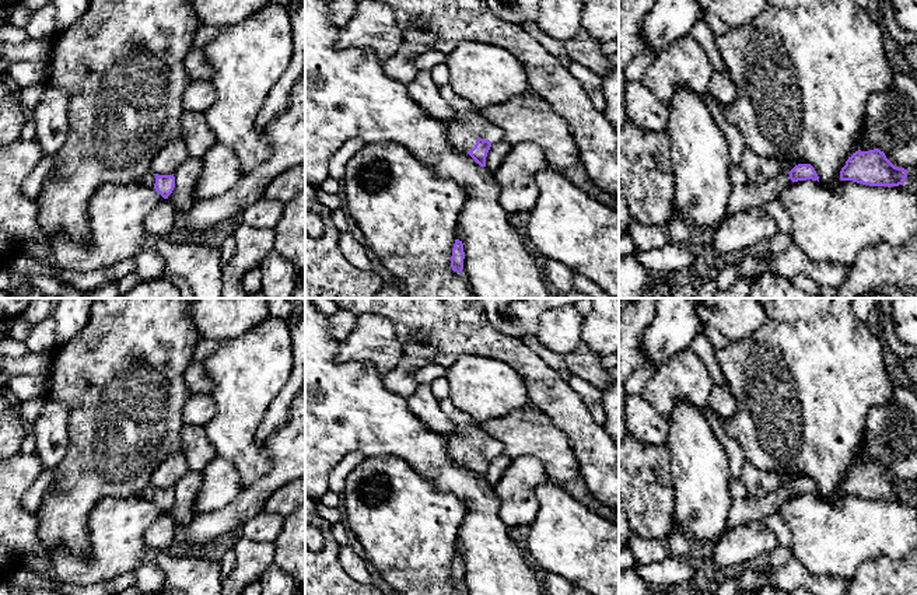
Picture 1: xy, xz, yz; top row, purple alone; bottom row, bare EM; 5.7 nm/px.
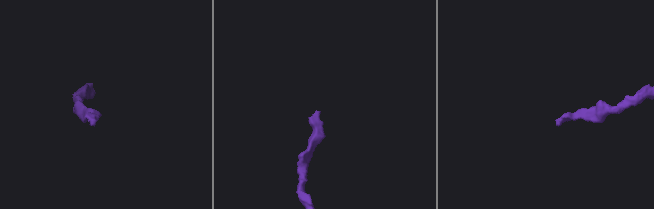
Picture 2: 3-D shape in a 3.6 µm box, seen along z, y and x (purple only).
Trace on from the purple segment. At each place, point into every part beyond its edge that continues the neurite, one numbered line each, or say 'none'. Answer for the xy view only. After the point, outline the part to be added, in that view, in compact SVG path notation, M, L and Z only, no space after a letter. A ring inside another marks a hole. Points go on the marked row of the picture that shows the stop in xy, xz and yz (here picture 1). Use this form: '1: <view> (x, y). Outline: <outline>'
1: xy (149, 178). Outline: M147 171L140 182L144 185L144 186L148 186L148 188L154 188L154 183L155 183L155 175L151 172L151 171Z

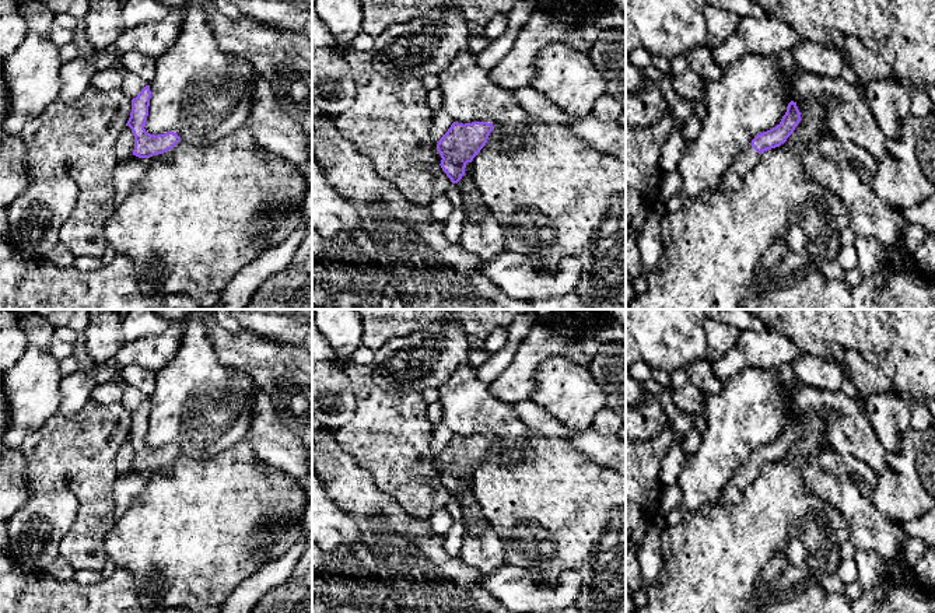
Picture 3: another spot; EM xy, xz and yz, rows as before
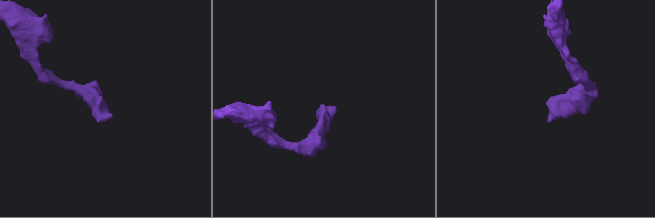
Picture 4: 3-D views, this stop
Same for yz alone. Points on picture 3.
1: yz (748, 158). Outline: M752 146L743 148L731 167L725 171L721 183L715 190L731 192L738 189L745 175L757 165L759 160L760 154Z

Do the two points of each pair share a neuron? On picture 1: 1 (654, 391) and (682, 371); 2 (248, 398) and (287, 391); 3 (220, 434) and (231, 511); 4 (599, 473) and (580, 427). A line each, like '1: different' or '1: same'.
1: same
2: different
3: different
4: same

